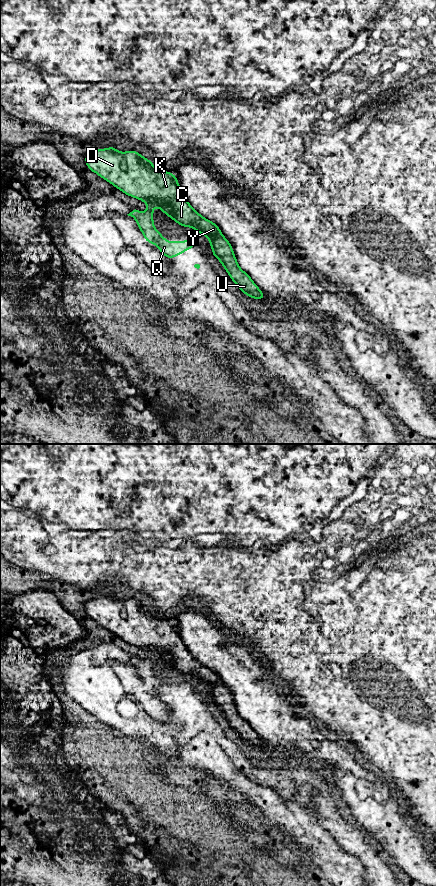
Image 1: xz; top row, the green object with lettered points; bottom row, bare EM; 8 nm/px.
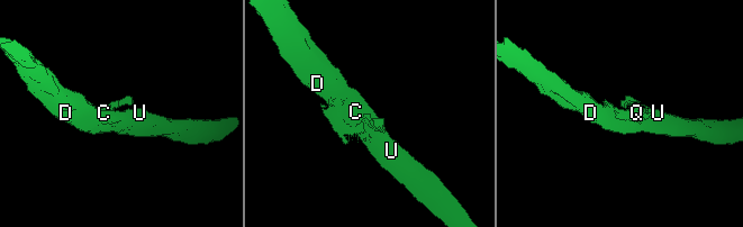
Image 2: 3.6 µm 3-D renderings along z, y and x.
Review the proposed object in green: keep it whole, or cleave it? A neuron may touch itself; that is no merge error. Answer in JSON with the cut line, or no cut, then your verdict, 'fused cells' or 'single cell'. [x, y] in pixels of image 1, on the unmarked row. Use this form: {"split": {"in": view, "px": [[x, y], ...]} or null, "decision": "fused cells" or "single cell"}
{"split": {"in": "xz", "px": [[154, 652], [147, 653]]}, "decision": "fused cells"}

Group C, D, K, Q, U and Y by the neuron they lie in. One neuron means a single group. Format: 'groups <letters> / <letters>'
groups C D K U Y / Q

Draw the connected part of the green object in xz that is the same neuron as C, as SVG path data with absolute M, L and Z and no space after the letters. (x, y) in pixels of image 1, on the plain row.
M114 594L89 599L85 602L85 612L90 619L111 631L124 642L144 649L147 653L156 652L164 662L180 674L191 675L201 683L207 684L213 704L221 710L230 727L246 744L265 749L265 742L254 731L248 721L239 715L230 689L223 684L220 676L214 670L204 666L189 652L175 622L155 616L148 606L141 604L135 598L118 600Z

